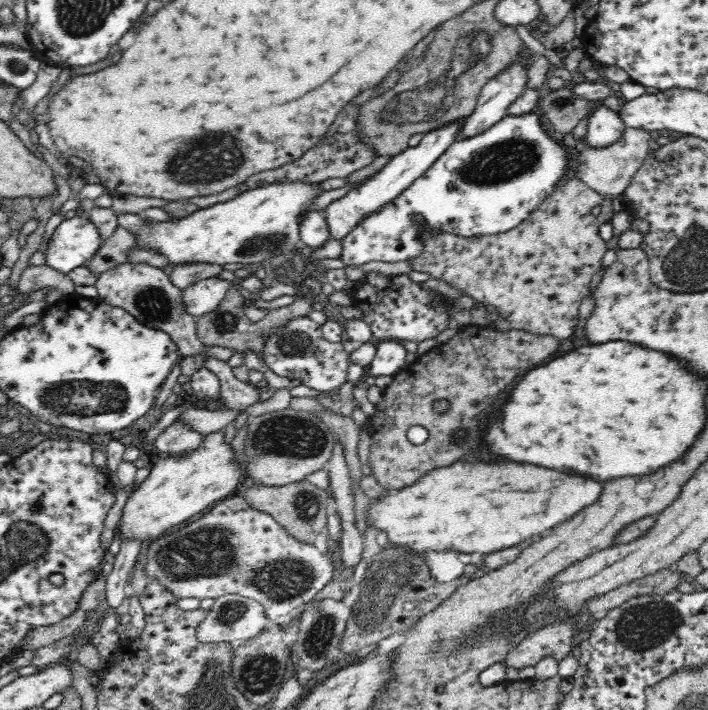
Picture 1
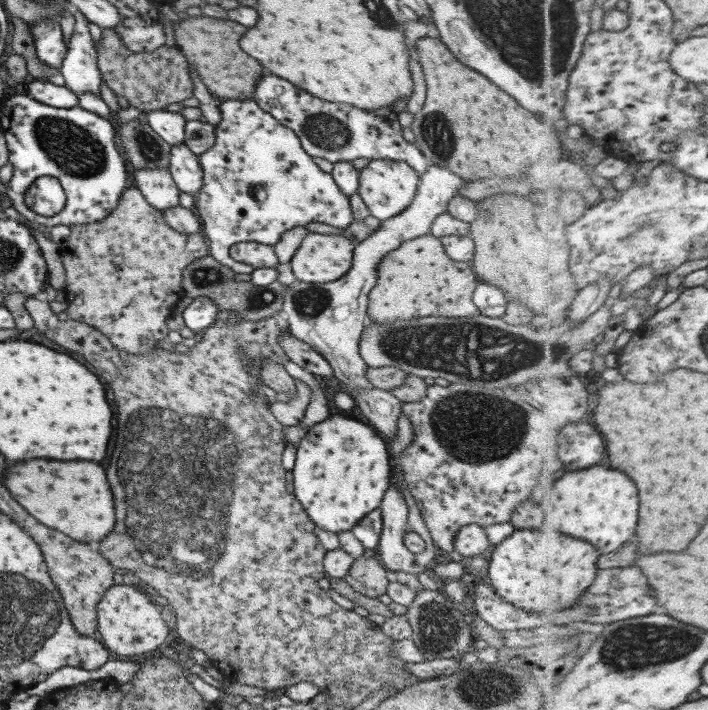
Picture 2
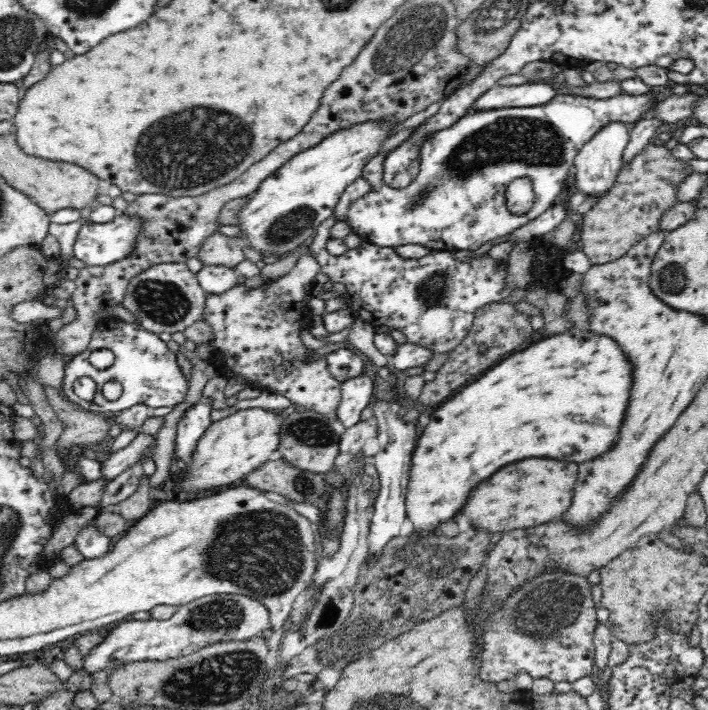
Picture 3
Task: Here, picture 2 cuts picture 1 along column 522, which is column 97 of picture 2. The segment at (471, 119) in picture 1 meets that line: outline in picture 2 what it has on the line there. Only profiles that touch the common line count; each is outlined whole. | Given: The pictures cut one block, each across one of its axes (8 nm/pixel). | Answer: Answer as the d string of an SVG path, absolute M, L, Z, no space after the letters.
M85 22L73 26L58 69L65 81L65 88L71 92L76 95L87 91L98 94L102 80L96 63L96 50Z

